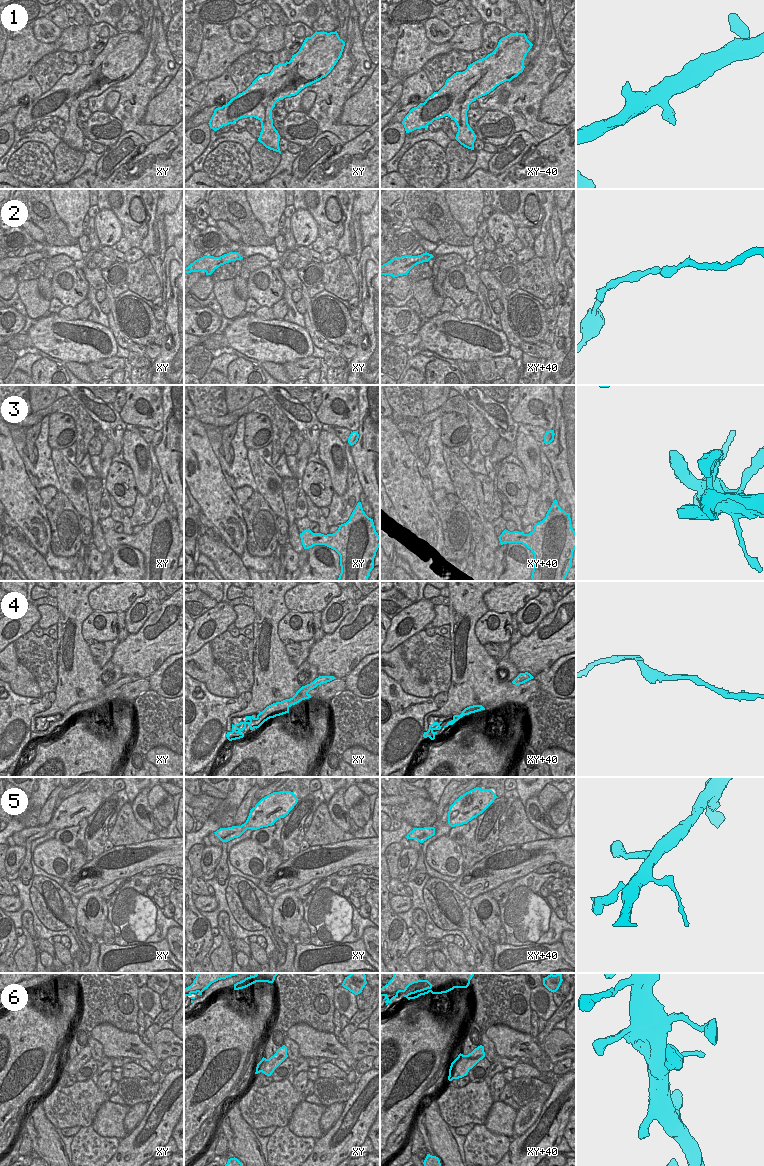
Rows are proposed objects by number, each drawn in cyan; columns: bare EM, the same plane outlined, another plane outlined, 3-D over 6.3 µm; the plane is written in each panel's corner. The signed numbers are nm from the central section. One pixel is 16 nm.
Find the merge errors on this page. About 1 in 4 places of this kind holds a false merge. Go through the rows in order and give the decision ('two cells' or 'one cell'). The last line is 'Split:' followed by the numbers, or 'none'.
1: one cell
2: one cell
3: one cell
4: one cell
5: one cell
6: one cell
Split: none

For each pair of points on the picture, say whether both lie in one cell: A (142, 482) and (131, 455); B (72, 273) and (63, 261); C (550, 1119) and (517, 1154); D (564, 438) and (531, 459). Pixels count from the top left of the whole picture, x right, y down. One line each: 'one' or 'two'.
A: one
B: two
C: one
D: two

